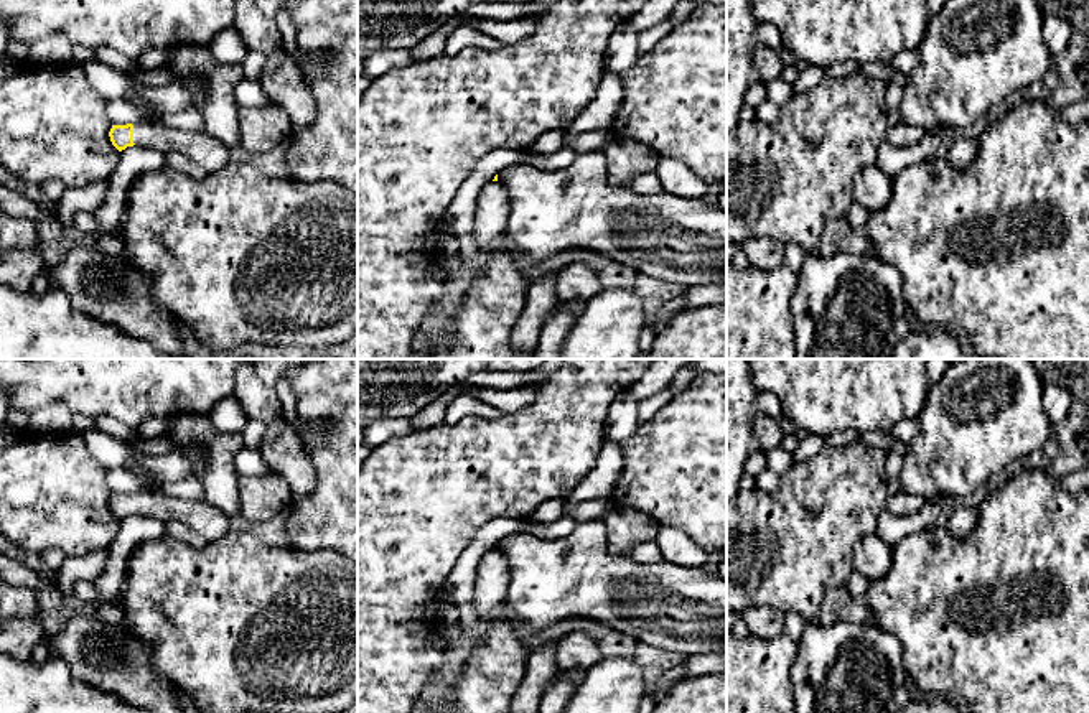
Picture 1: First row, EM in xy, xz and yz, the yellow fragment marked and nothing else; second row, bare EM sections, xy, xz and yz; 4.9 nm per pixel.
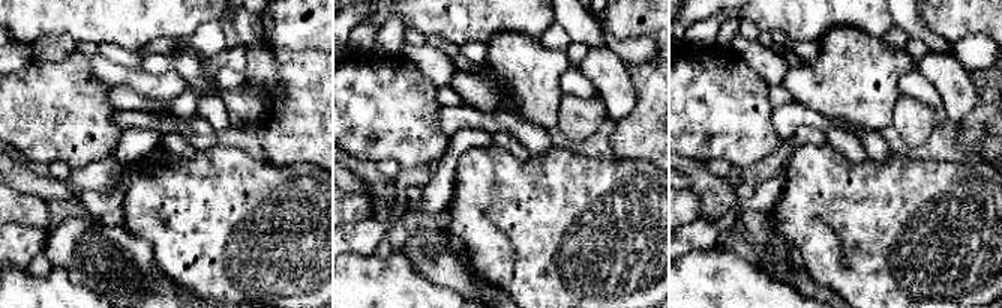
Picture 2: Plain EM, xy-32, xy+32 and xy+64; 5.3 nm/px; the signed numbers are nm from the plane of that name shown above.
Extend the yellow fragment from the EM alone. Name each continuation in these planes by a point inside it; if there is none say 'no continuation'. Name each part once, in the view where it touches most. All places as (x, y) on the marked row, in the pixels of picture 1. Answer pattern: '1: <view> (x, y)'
1: xy (205, 150)

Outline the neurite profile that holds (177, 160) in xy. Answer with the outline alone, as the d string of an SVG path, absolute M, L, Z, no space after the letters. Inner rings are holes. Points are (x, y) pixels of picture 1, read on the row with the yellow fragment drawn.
M170 151L166 153L166 165L183 171L193 179L203 179L208 173L203 166L194 163L189 156L180 153L180 151Z

